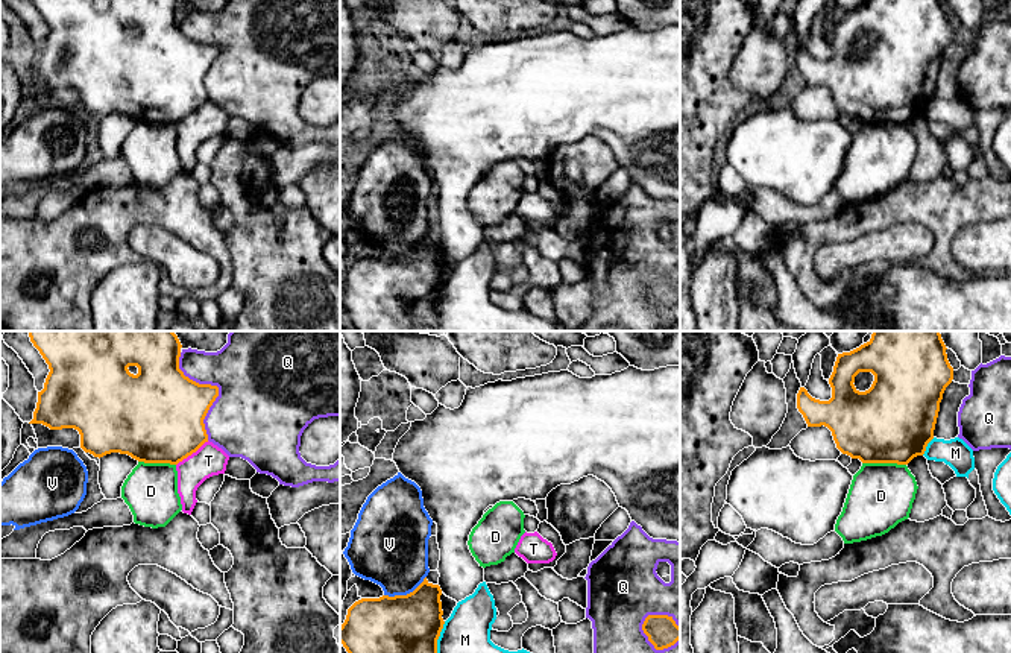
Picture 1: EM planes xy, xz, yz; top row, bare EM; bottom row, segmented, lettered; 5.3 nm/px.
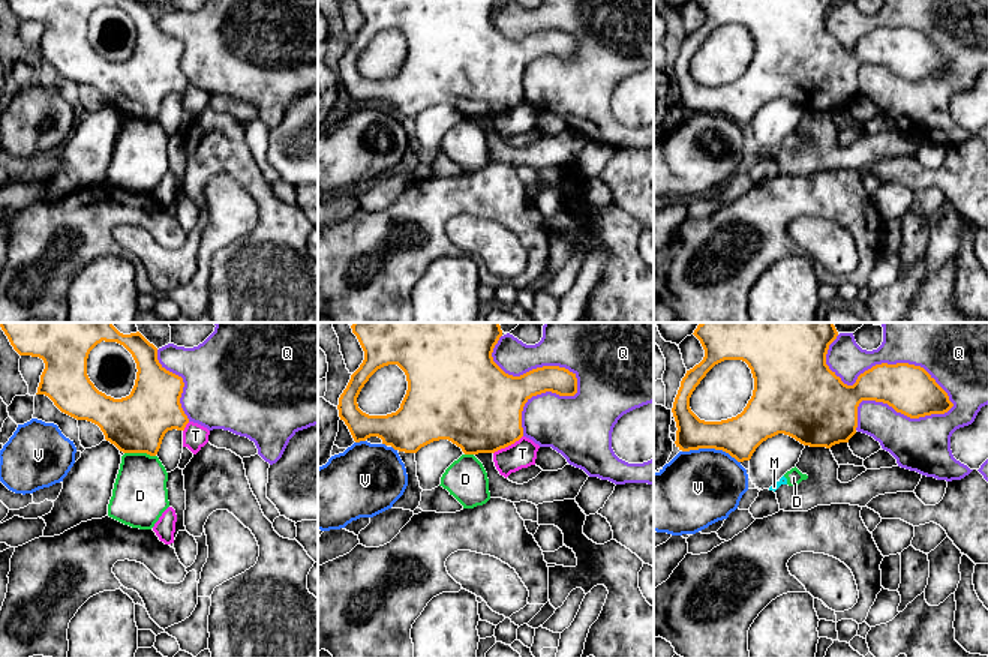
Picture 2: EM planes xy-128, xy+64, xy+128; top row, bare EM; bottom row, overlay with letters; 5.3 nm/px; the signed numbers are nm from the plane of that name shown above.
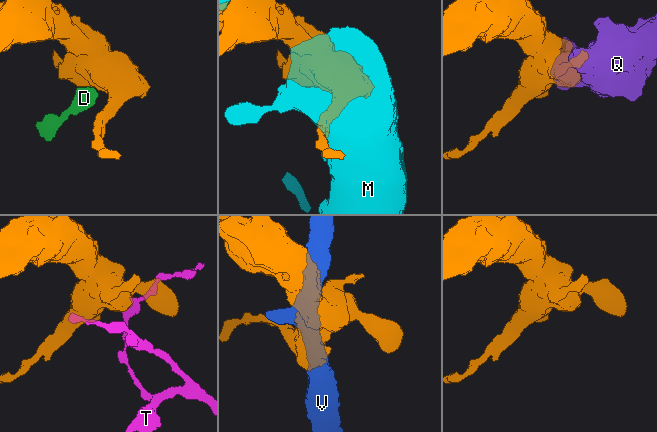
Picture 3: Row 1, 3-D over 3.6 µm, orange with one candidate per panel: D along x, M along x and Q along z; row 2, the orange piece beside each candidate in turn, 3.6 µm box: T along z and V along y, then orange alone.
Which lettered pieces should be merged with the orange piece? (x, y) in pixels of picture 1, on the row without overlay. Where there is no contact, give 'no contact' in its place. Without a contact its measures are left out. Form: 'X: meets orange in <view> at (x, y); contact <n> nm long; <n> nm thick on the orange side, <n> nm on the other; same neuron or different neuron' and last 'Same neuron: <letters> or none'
D: meets orange in yz at (884, 122); contact 240 nm long; 440 nm thick on the orange side, 340 nm on the other; different neuron
M: meets orange in yz at (926, 105); contact 120 nm long; 440 nm thick on the orange side, 150 nm on the other; different neuron
Q: meets orange in xy at (216, 46); contact 480 nm long; 340 nm thick on the orange side, 480 nm on the other; different neuron
T: meets orange in xy at (192, 113); contact 220 nm long; 460 nm thick on the orange side, 170 nm on the other; different neuron
V: meets orange in xz at (407, 254); contact 240 nm long; 420 nm thick on the orange side, 380 nm on the other; different neuron
Same neuron: none

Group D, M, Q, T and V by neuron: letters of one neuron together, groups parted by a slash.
D M / Q / T / V

